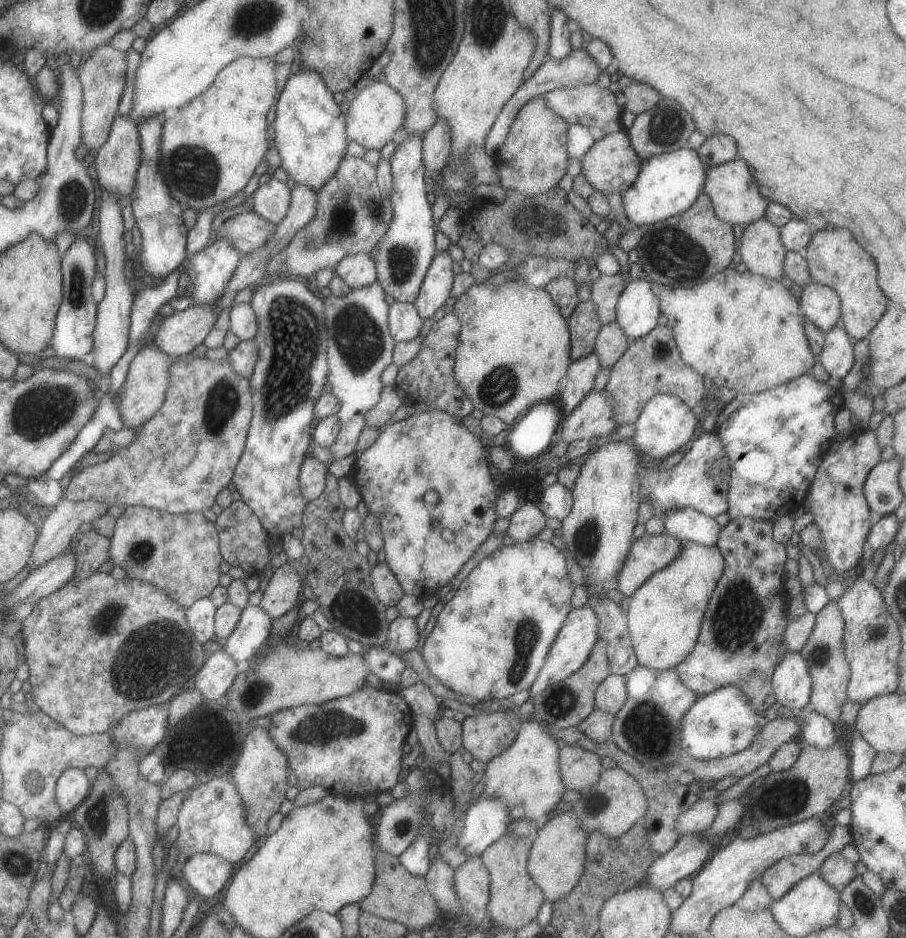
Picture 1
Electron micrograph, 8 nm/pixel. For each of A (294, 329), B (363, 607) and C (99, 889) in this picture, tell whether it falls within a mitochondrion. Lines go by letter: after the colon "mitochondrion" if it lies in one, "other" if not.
A: mitochondrion
B: other
C: other

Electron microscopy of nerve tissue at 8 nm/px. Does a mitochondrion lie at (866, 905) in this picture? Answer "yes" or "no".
yes

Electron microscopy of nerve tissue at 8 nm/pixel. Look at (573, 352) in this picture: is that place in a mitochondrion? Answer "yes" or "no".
no

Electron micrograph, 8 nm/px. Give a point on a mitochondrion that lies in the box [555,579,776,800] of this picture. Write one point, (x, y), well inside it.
(652, 726)

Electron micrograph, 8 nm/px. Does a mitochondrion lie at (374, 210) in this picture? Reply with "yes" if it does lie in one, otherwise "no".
yes

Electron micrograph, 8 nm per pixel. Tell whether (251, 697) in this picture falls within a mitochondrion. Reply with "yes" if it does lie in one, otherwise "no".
yes

